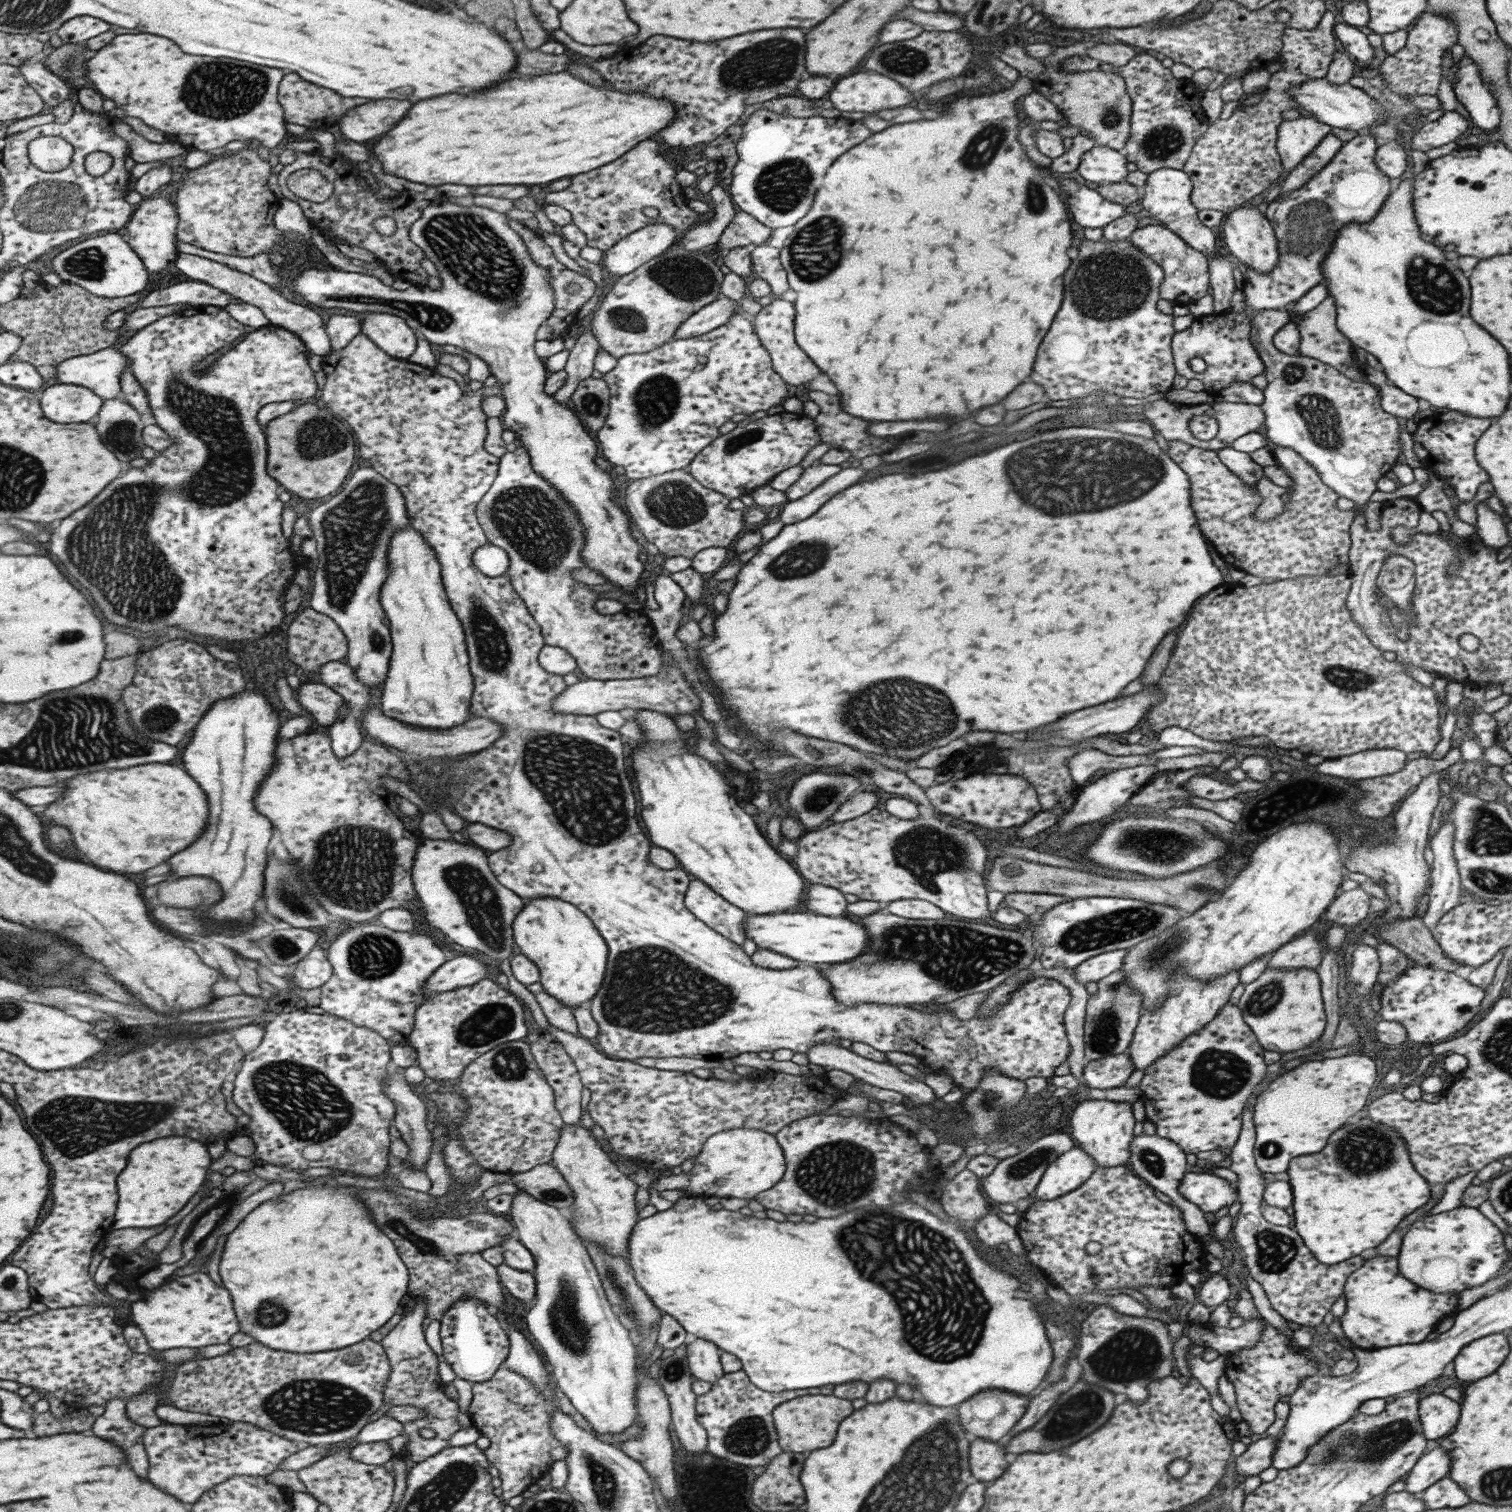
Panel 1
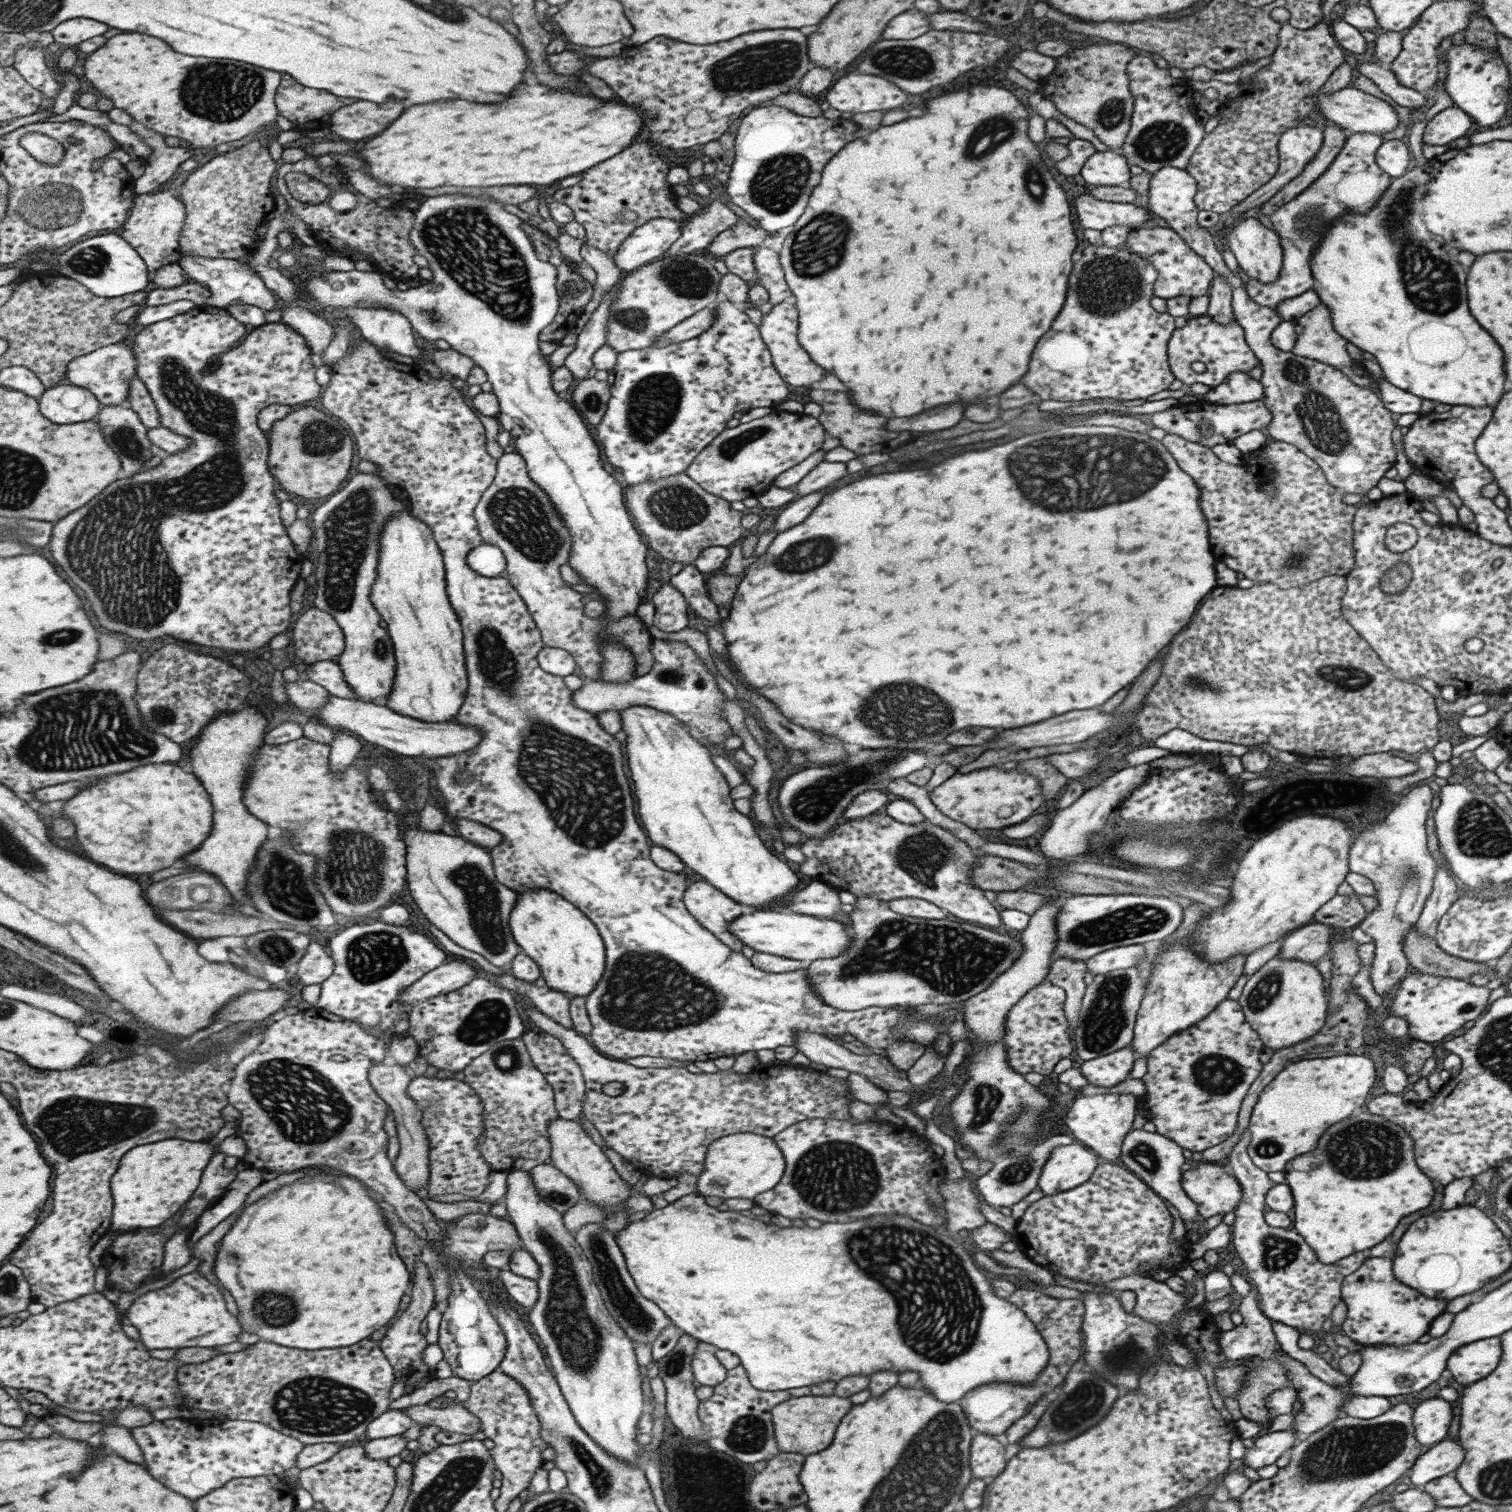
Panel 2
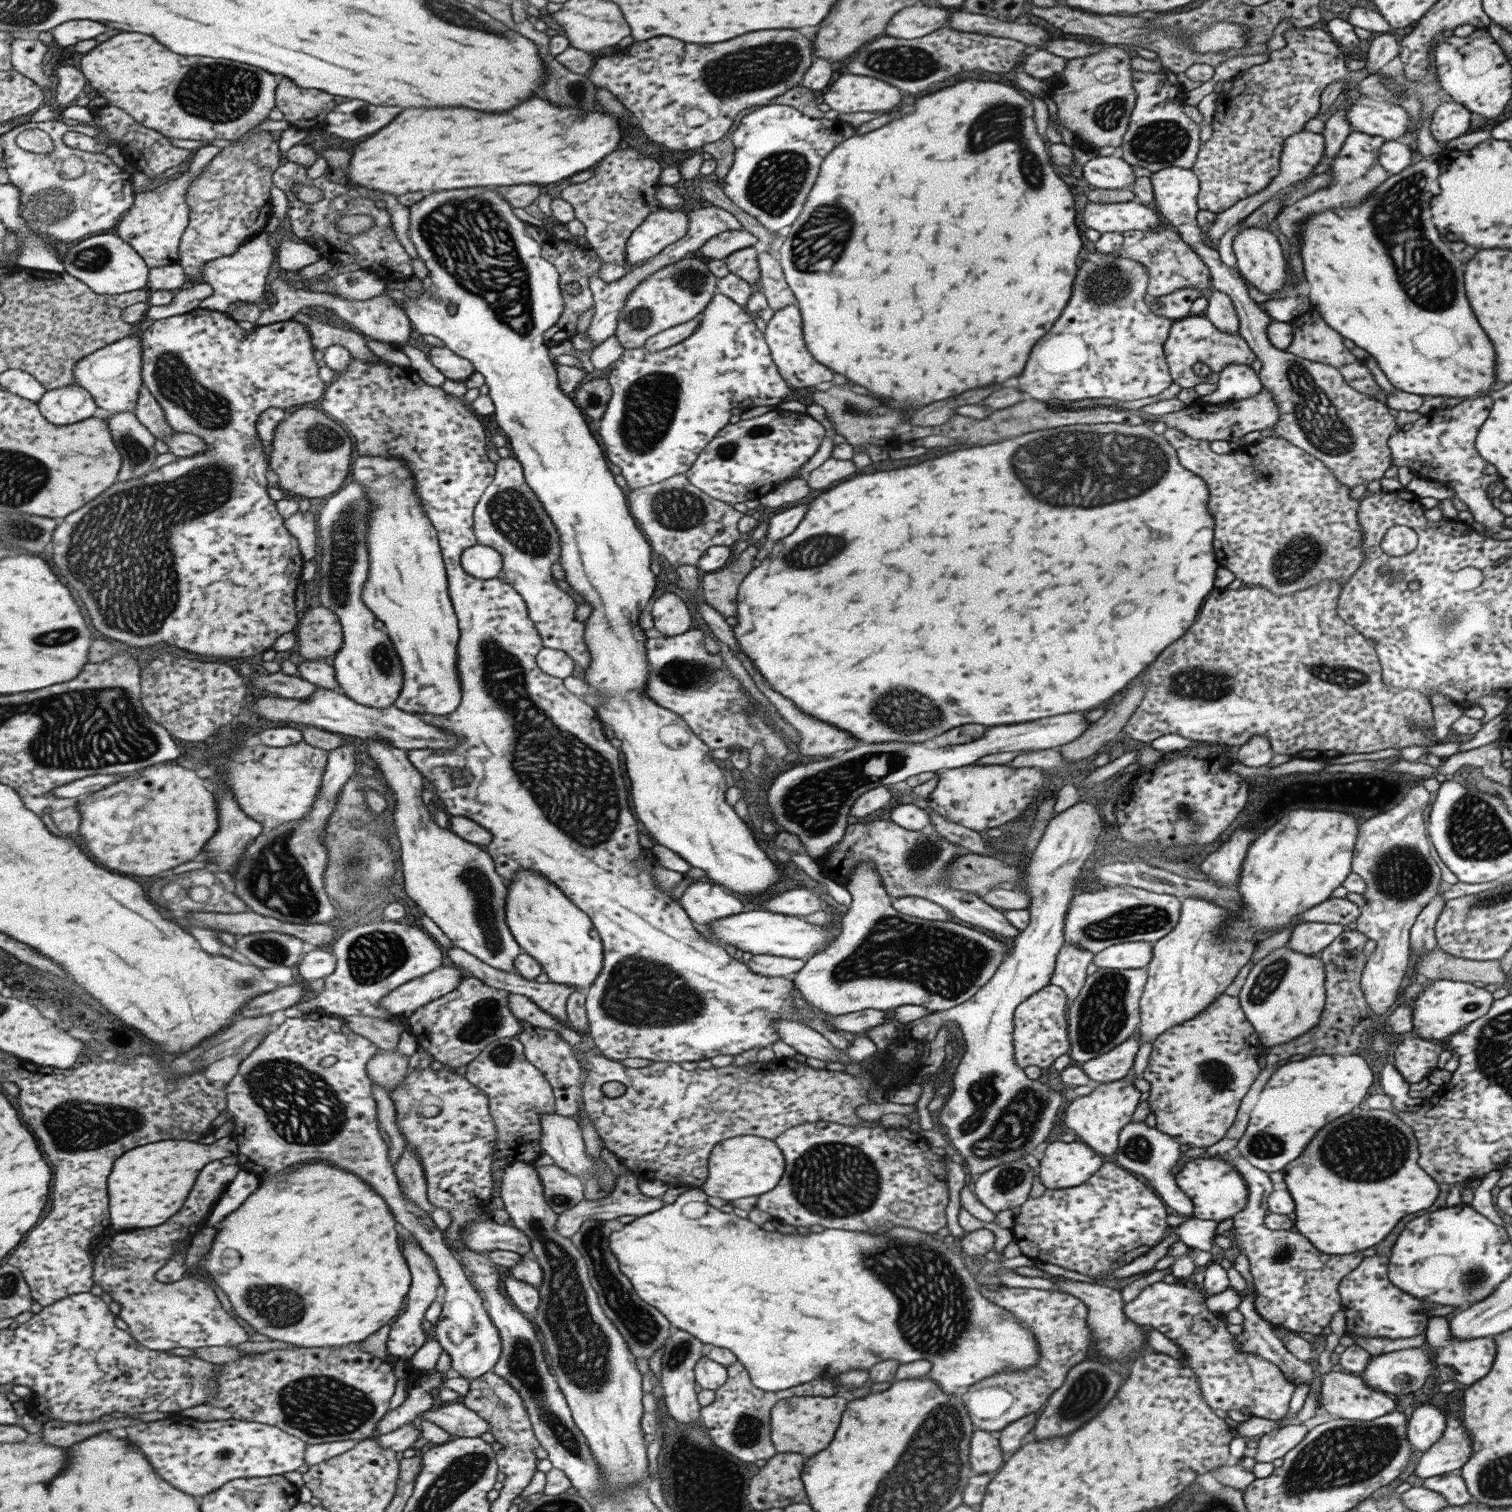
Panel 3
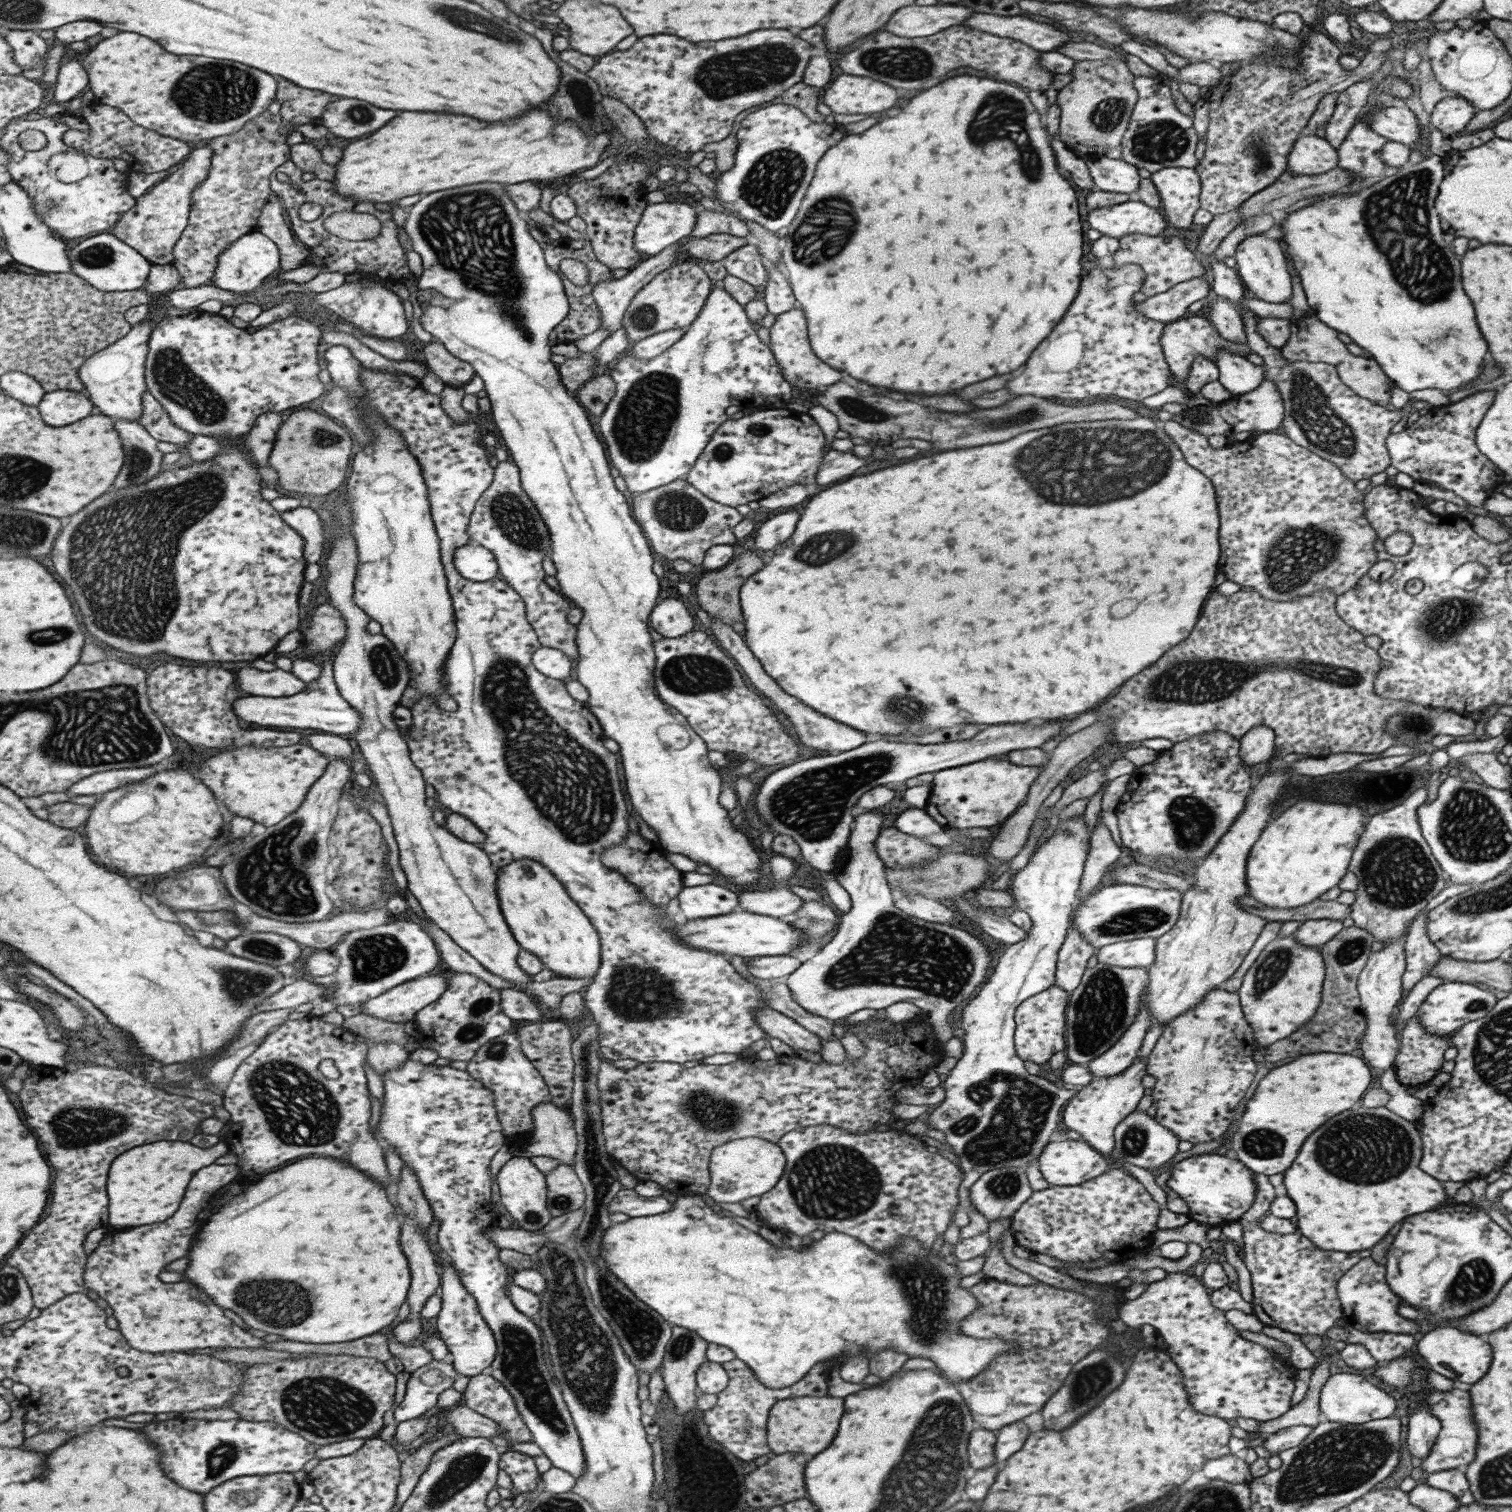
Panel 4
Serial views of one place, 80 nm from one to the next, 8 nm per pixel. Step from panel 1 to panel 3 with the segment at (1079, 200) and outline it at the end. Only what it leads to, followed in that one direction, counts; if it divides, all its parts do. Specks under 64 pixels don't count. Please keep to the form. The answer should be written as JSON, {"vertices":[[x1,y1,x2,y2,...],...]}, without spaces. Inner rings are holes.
{"vertices":[[1133,201,1111,204,1085,203,1083,224,1098,233,1147,231,1159,227,1156,212]]}

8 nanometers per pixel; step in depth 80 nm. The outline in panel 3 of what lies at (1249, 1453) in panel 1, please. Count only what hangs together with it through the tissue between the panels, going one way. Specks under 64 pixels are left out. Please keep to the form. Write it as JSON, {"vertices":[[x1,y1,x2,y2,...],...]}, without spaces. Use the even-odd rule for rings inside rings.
{"vertices":[[1299,1422,1270,1430,1257,1442,1257,1452,1253,1458,1256,1462,1271,1462,1275,1458,1282,1458,1301,1442,1305,1434,1307,1428]]}

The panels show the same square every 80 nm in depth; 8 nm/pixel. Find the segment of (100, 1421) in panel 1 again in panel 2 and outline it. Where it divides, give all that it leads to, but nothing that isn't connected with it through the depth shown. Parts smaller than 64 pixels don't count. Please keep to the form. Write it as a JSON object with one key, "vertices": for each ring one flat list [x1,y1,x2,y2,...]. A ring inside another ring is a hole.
{"vertices":[[106,1425,102,1429,103,1432,99,1434,101,1440,111,1446,119,1456,125,1456,127,1460,131,1462,139,1462,139,1464,145,1464,145,1458,143,1458,143,1450,139,1448,137,1440,133,1438,133,1433,128,1426,116,1426]]}

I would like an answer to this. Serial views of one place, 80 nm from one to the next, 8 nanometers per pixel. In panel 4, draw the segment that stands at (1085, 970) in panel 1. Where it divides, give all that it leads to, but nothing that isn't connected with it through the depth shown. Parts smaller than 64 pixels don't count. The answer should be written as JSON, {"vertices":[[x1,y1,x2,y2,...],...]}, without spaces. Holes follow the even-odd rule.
{"vertices":[[1139,937,1101,946,1097,950,1097,963,1119,968,1147,969,1154,961,1156,939]]}

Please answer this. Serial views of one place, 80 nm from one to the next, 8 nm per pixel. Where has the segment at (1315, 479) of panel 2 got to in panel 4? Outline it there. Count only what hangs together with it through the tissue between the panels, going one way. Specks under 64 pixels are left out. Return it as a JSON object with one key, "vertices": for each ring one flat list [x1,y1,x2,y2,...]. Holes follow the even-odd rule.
{"vertices":[[1173,419,1161,422,1162,431,1170,436,1175,446,1181,451,1185,462,1201,472,1203,476,1211,481,1217,501,1217,512,1219,512,1219,556,1218,570,1223,572,1227,581,1238,584,1242,589,1252,589,1258,592,1263,598,1269,600,1285,601,1296,600,1300,596,1309,596,1320,590,1330,590,1336,596,1350,590,1354,584,1364,575,1367,570,1377,561,1373,543,1376,539,1376,532,1370,527,1369,522,1364,517,1363,499,1364,495,1355,488,1355,483,1349,480,1333,463,1309,452,1306,448,1297,446,1285,435,1270,432,1259,433,1249,436,1245,441,1230,441,1229,444,1221,448,1209,446,1206,436,1185,428]]}

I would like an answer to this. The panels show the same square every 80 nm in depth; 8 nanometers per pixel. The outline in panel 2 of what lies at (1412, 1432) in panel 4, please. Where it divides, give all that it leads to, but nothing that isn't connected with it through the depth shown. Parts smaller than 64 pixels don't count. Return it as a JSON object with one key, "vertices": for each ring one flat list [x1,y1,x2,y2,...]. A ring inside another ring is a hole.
{"vertices":[[1433,1397,1421,1401,1412,1410,1412,1425,1415,1440,1421,1446,1432,1446,1447,1434,1453,1420,1449,1401]]}

